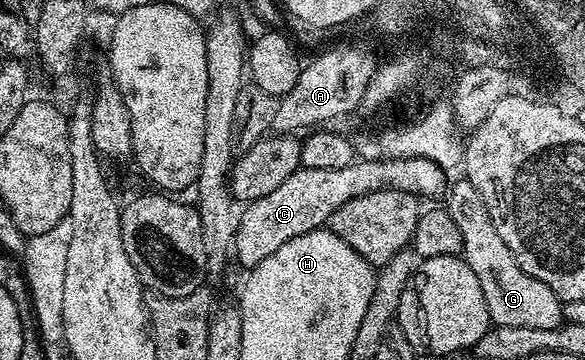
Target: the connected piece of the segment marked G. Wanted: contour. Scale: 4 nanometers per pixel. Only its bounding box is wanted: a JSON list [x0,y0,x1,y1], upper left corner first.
[443,178,563,329]

